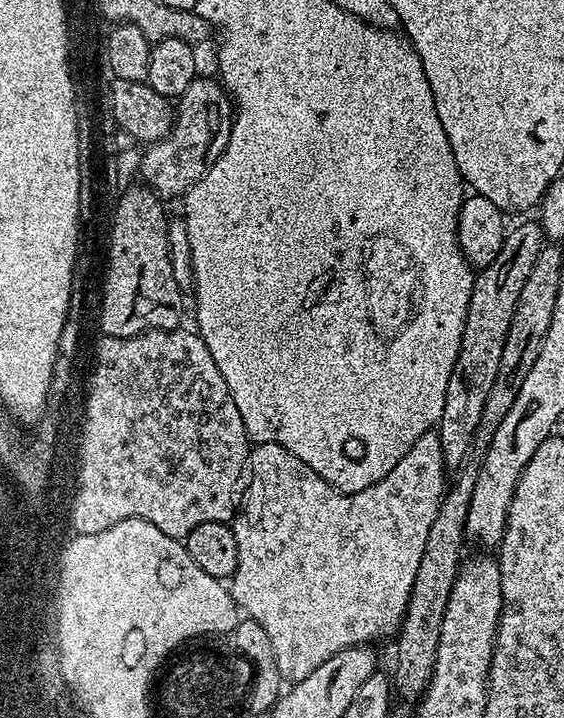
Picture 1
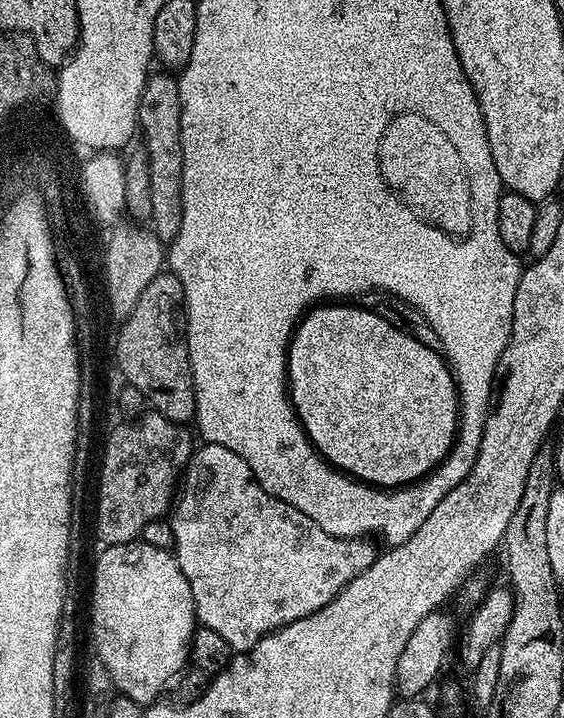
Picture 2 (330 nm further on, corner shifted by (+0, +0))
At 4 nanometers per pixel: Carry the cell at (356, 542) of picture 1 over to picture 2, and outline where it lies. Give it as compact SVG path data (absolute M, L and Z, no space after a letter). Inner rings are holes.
M207 442L201 443L201 445L201 448L199 445L193 451L192 457L188 459L188 466L182 473L182 491L170 512L170 523L174 530L174 555L182 574L186 574L186 582L190 582L190 594L194 594L197 621L203 627L222 634L222 638L226 638L226 642L236 652L245 652L247 648L255 646L268 633L276 632L290 622L298 622L298 618L306 618L310 614L322 610L322 606L329 604L347 584L354 582L354 578L358 578L358 574L362 574L362 570L366 570L375 562L378 548L375 548L372 545L375 543L368 538L343 540L337 536L326 534L326 530L322 530L314 521L306 518L306 514L302 514L302 510L294 510L294 506L282 502L271 496L266 490L262 490L262 486L256 480L256 475L250 470L250 466L246 466L246 462L242 458L238 458L238 454L234 454L234 450L226 450L226 446Z

